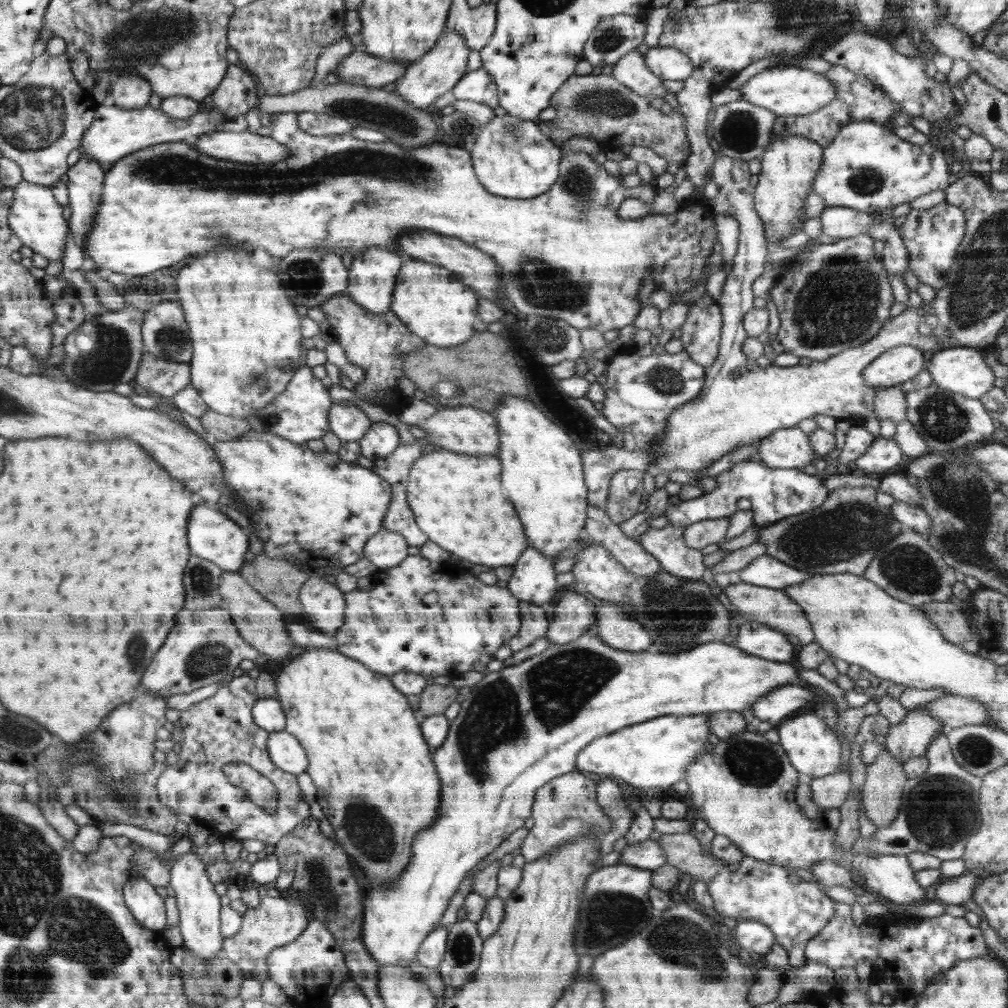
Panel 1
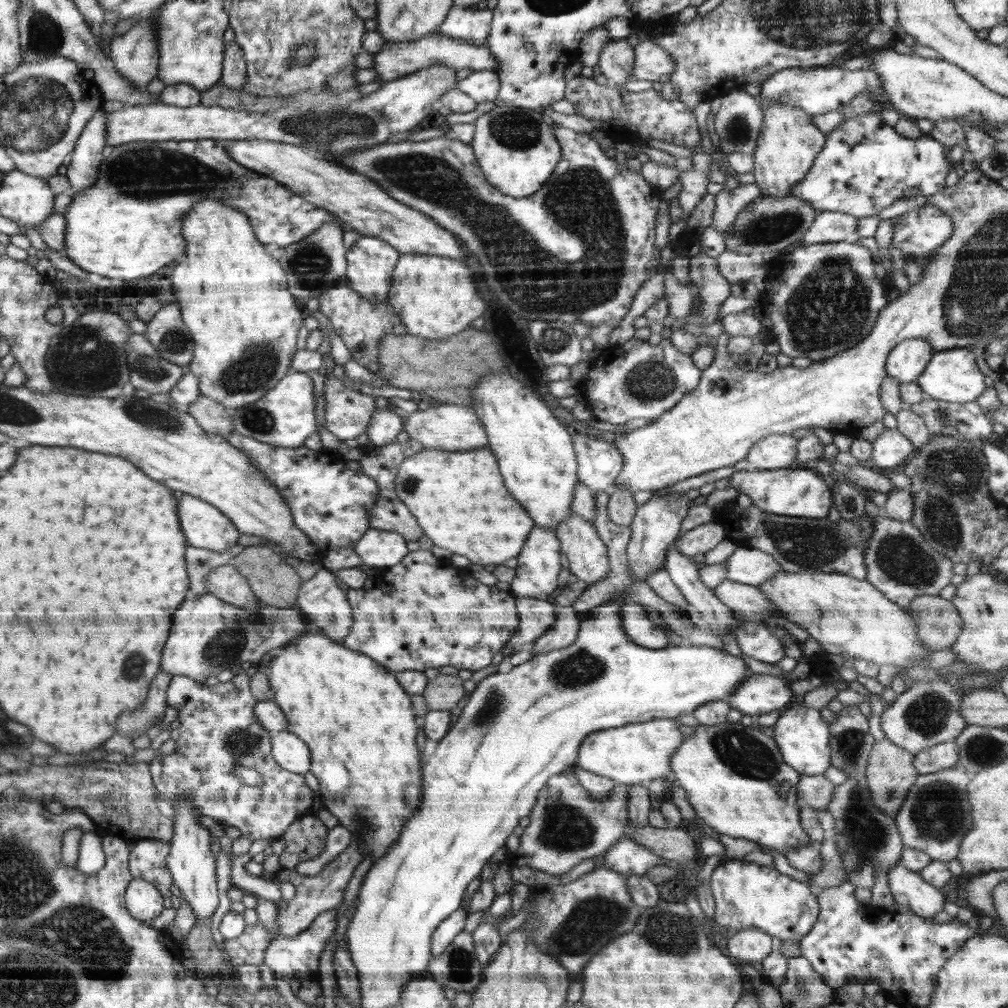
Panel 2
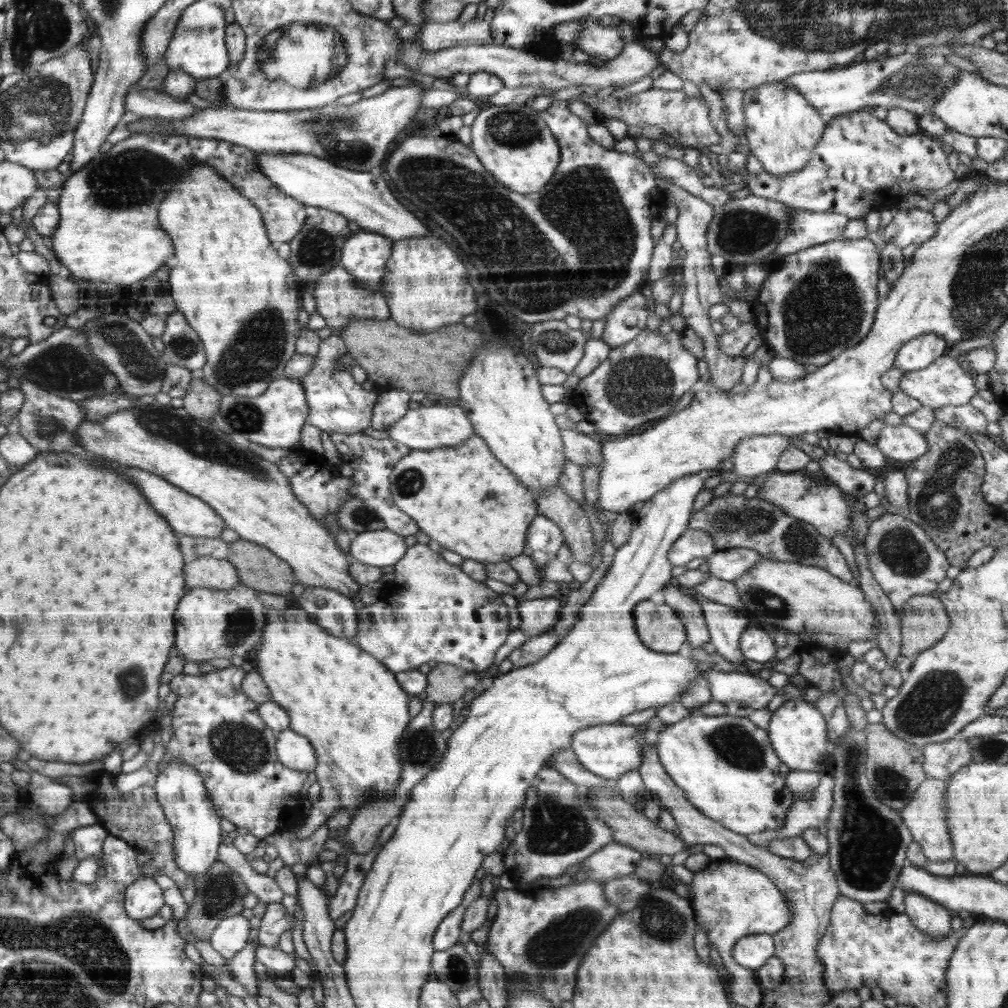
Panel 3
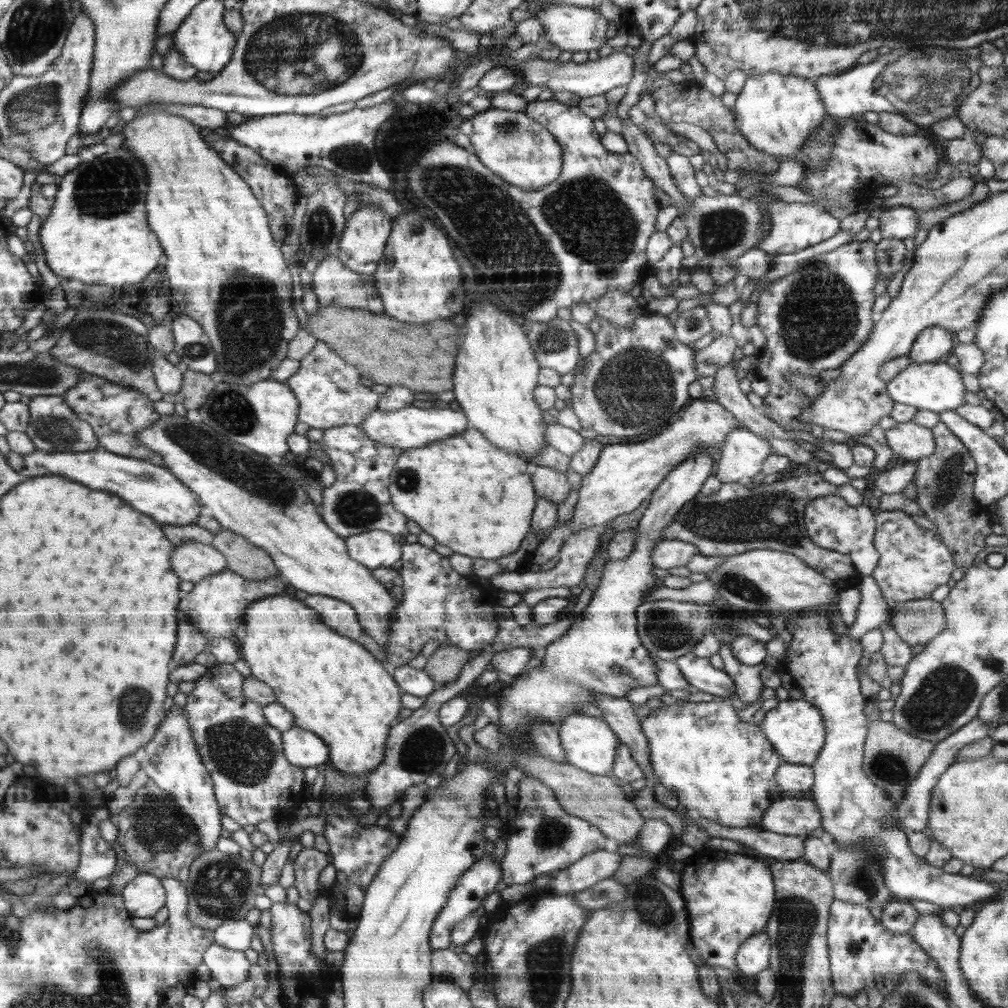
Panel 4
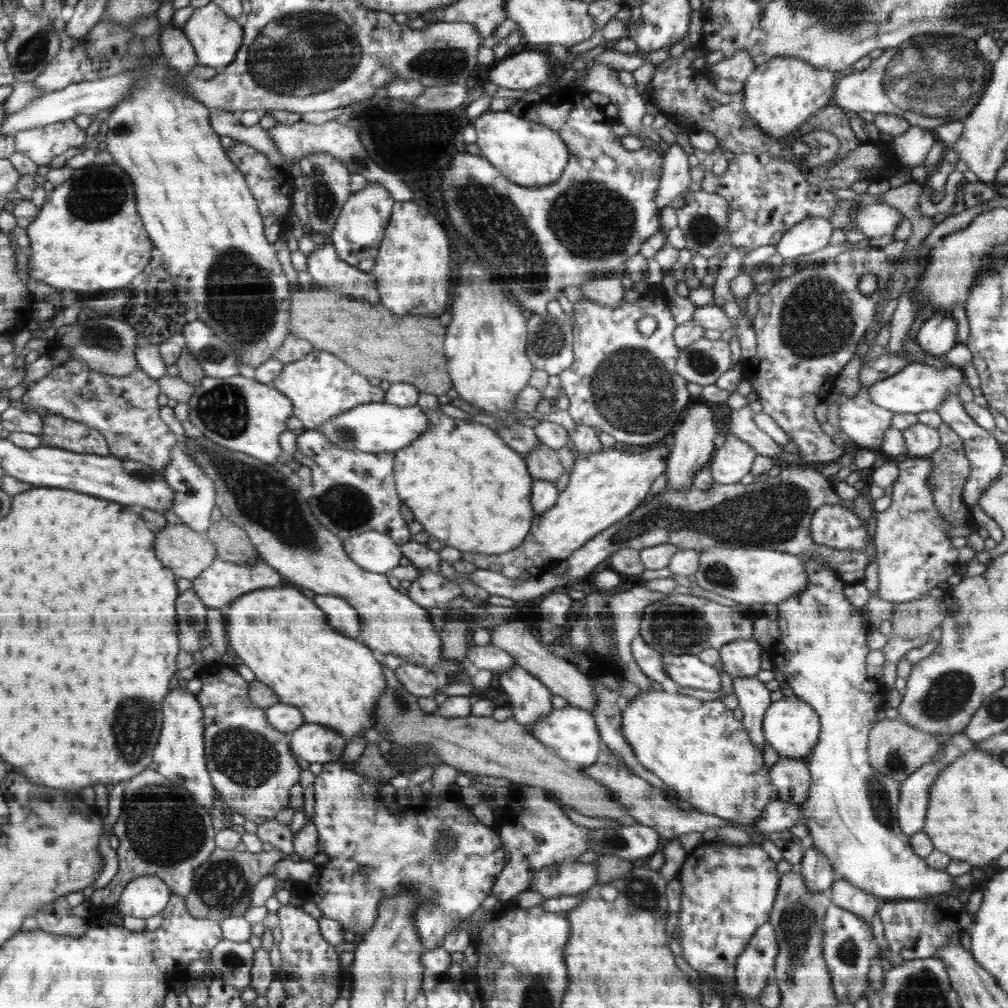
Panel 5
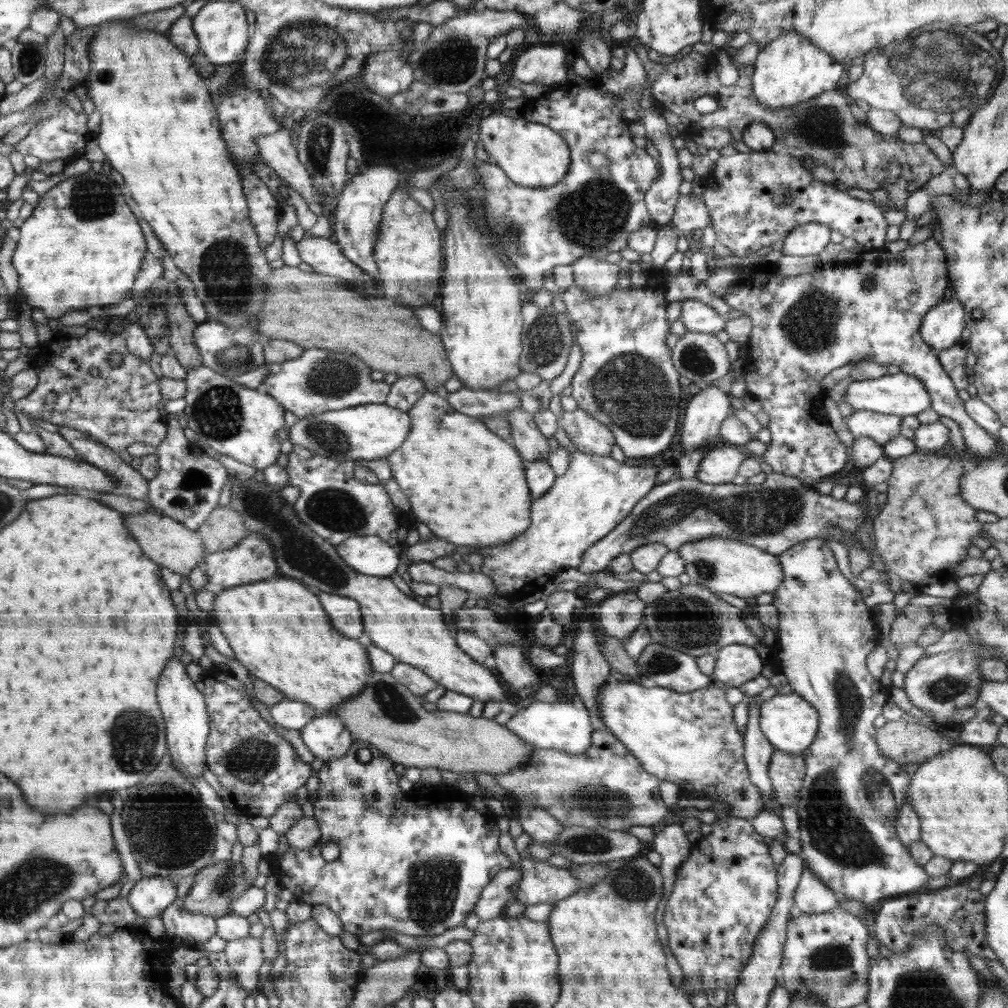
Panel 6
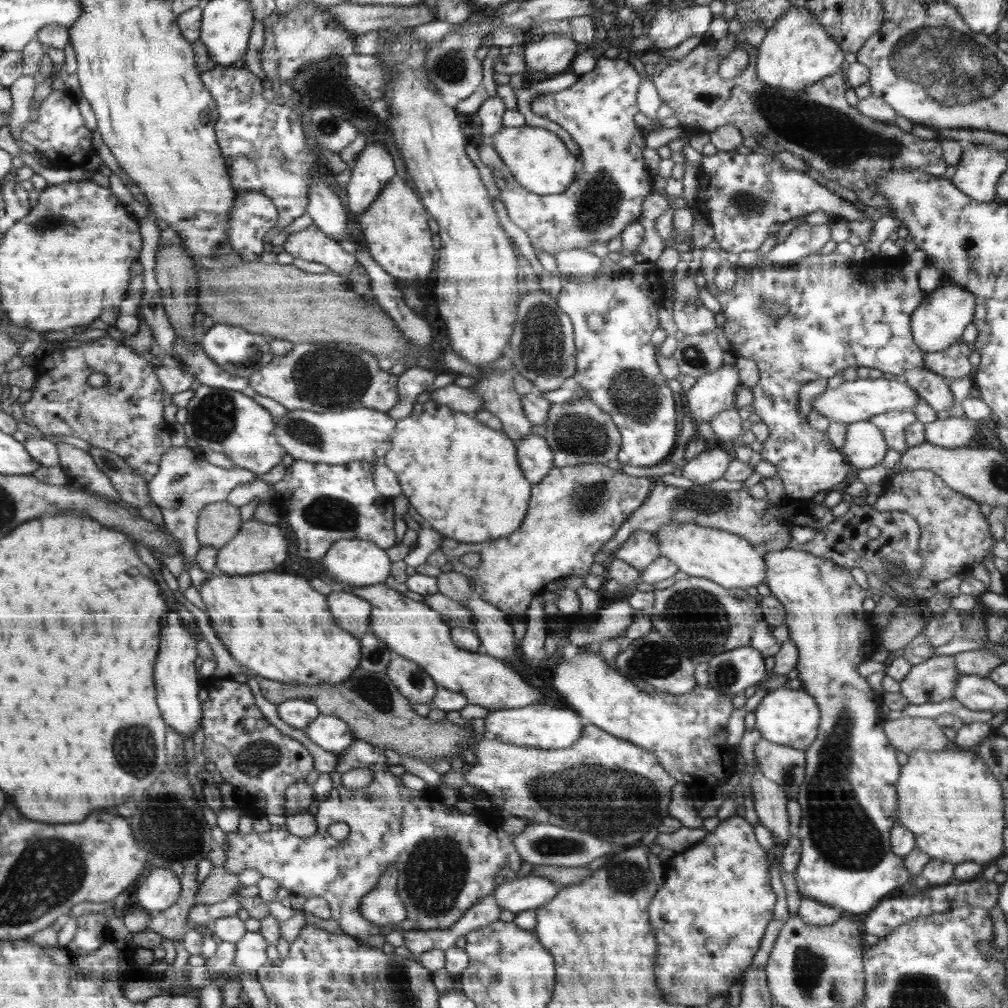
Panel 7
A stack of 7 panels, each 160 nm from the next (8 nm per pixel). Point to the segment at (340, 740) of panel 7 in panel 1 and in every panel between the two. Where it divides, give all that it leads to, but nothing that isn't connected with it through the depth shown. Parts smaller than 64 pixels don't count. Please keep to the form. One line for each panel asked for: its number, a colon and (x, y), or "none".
1: (288, 753)
2: (290, 752)
3: (294, 751)
4: (303, 748)
5: (317, 744)
6: (325, 735)

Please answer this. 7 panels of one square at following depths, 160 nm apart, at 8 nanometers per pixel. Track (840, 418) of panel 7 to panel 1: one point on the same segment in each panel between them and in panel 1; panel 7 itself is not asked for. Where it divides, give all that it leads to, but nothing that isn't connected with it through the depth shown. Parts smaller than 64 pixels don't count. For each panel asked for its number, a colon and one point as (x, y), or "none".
1: (960, 369)
2: (953, 375)
3: (947, 381)
4: (938, 387)
5: (917, 388)
6: (900, 394)

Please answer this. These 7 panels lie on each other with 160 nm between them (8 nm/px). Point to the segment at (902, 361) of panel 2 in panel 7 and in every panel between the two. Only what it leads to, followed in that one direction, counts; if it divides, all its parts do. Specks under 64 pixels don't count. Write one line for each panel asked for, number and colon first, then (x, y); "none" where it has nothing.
3: (920, 352)
4: (935, 342)
5: (937, 335)
6: (943, 327)
7: (939, 321)

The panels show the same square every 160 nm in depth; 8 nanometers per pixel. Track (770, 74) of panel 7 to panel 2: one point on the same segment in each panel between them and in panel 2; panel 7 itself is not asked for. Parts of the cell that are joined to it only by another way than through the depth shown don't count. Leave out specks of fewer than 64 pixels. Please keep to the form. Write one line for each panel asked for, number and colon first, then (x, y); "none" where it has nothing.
2: (787, 145)
3: (782, 128)
4: (776, 114)
5: (780, 96)
6: (789, 70)

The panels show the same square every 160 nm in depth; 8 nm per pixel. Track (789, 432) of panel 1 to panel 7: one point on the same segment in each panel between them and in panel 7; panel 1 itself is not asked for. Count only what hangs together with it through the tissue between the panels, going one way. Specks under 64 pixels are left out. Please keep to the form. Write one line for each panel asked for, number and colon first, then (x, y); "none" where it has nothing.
2: (777, 451)
3: (758, 454)
4: (743, 452)
5: (731, 462)
6: (720, 465)
7: (709, 466)

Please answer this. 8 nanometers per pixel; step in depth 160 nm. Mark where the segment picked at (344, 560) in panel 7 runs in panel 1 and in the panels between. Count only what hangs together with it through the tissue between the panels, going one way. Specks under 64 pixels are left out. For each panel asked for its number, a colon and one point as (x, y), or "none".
1: (386, 549)
2: (378, 548)
3: (379, 548)
4: (376, 548)
5: (374, 551)
6: (370, 555)

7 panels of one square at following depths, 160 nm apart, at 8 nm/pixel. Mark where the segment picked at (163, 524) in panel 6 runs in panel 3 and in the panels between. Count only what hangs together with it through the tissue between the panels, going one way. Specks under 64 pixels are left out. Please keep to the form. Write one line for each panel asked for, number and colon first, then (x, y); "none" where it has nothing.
3: (205, 572)
4: (194, 561)
5: (188, 553)

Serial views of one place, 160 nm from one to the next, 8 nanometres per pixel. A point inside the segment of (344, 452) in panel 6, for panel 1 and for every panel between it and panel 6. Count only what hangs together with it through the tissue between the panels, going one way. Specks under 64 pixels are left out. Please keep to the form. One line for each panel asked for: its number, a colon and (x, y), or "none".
1: (465, 430)
2: (450, 427)
3: (431, 426)
4: (411, 427)
5: (379, 427)

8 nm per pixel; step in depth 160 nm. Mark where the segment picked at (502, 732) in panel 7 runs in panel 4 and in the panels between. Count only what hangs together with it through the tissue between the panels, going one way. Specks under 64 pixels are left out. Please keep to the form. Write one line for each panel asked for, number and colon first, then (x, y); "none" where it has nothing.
4: (589, 743)
5: (571, 733)
6: (561, 726)

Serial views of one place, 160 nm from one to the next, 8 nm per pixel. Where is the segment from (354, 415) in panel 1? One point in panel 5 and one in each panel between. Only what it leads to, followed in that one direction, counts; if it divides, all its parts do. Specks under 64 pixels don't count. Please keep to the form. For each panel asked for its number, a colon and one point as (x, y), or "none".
2: (347, 414)
3: (337, 404)
4: (327, 385)
5: (322, 386)

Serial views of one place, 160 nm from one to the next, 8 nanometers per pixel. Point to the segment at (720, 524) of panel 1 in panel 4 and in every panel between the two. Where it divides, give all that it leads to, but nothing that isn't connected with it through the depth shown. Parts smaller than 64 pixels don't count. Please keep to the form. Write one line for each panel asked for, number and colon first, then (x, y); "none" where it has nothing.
2: (702, 538)
3: (693, 543)
4: (668, 554)

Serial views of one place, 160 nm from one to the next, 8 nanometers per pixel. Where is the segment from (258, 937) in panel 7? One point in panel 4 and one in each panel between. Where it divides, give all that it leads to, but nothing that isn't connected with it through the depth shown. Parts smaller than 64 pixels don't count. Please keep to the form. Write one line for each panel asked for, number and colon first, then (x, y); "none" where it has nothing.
4: (229, 967)
5: (233, 961)
6: (244, 956)

